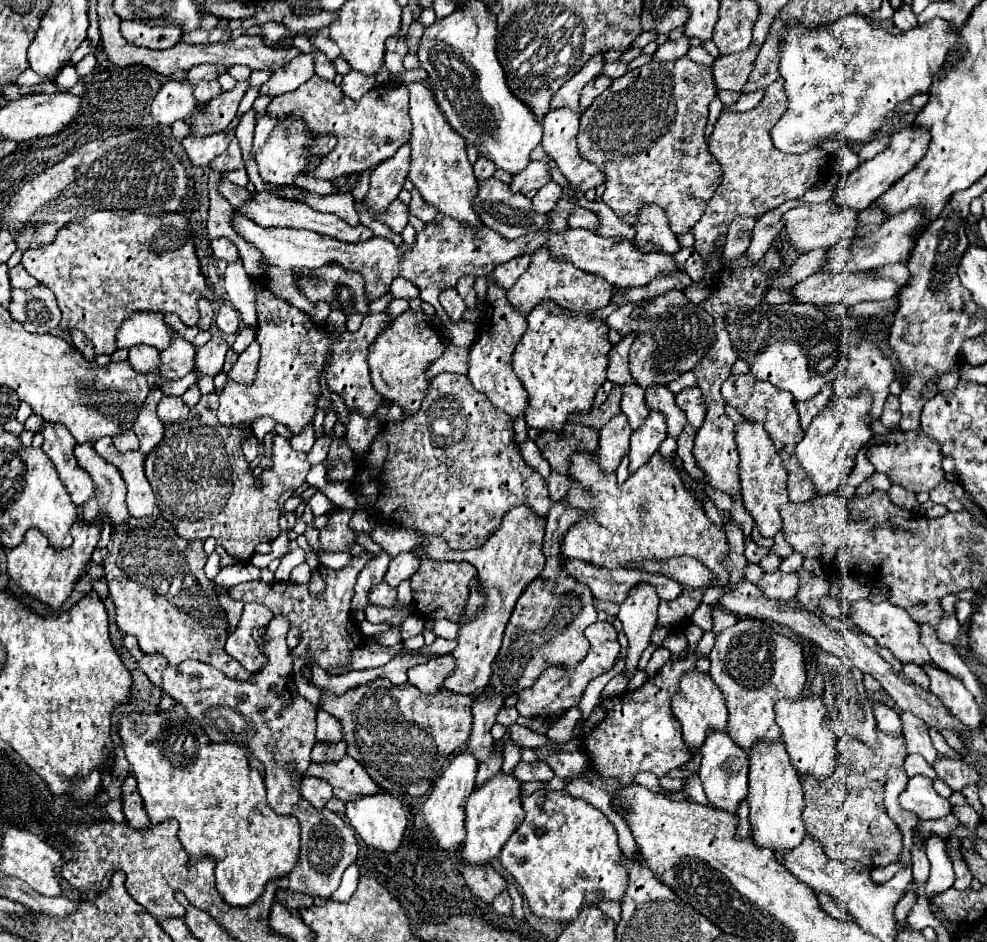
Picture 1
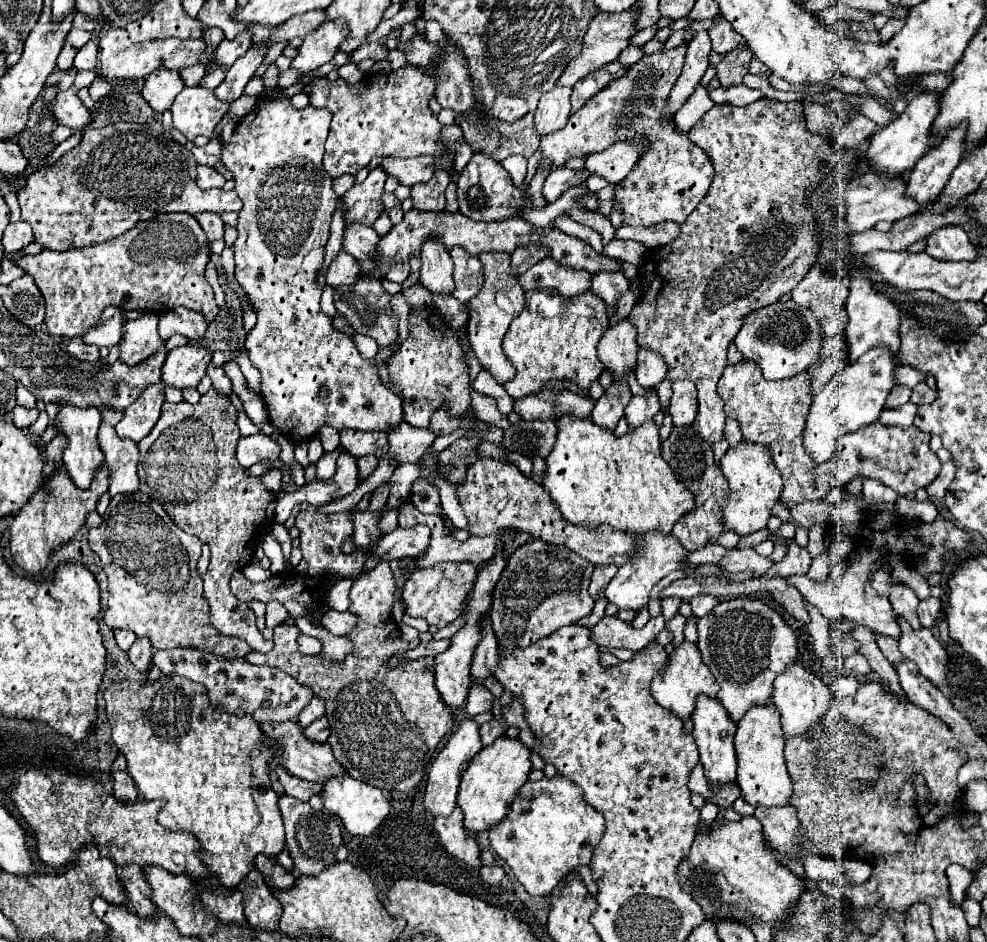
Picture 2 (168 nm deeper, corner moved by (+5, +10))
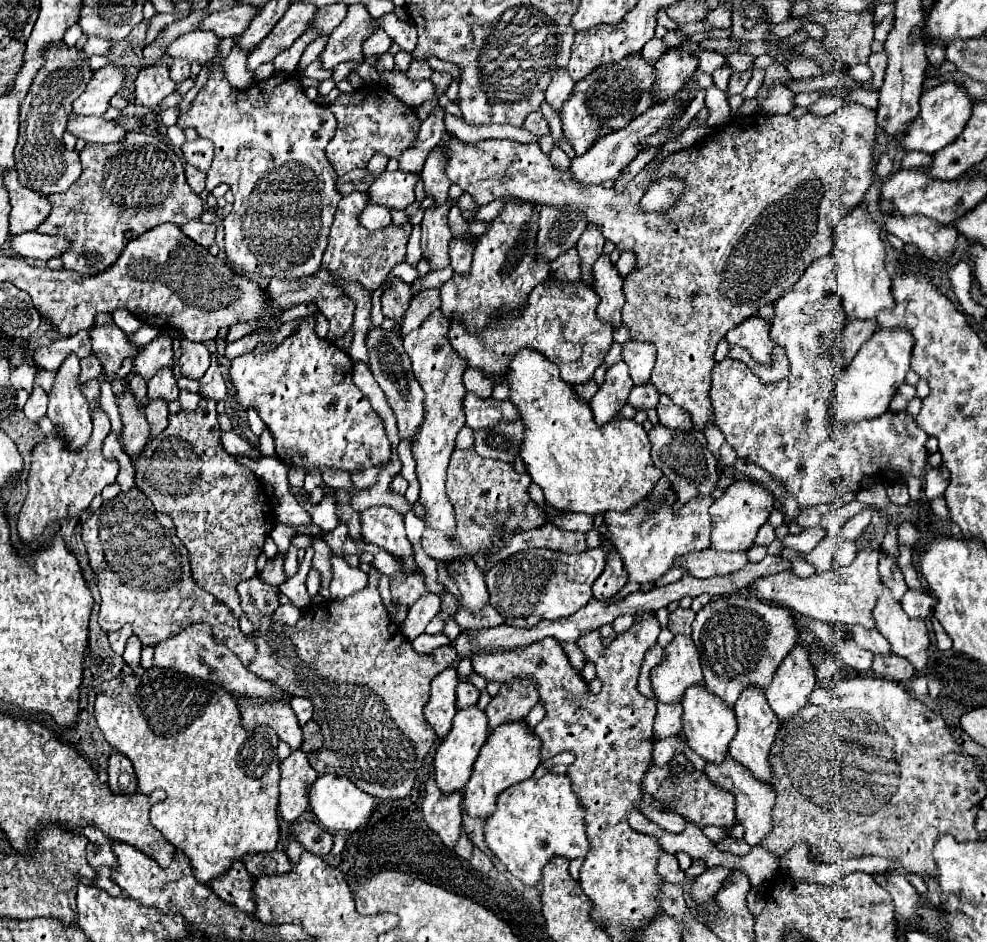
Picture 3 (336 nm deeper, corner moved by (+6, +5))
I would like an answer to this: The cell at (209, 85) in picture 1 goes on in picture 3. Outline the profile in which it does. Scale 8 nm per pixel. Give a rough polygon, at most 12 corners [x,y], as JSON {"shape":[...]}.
{"shape":[[175,60],[169,70],[179,84],[189,78],[189,62]]}

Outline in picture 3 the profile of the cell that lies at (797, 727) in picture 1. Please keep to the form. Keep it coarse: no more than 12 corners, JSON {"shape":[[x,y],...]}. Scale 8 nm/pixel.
{"shape":[[795,646],[765,696],[775,716],[795,718],[815,688],[807,650]]}

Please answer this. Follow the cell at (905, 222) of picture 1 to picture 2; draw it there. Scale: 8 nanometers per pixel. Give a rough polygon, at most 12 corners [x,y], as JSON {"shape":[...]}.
{"shape":[[966,125],[914,165],[908,193],[926,207],[962,161]]}

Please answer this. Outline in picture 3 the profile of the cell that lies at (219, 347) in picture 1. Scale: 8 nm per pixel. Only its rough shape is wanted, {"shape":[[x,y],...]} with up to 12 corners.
{"shape":[[171,366],[147,382],[147,396],[179,398],[177,376]]}

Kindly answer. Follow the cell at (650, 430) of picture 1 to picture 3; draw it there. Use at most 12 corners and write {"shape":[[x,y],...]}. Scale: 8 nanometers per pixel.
{"shape":[[651,382],[633,386],[627,404],[655,408],[659,392]]}

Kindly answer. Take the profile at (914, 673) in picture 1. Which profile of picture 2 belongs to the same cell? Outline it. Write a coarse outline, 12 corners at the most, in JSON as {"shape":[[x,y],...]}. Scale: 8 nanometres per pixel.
{"shape":[[876,635],[876,643],[884,657],[894,663],[902,661],[898,641]]}

